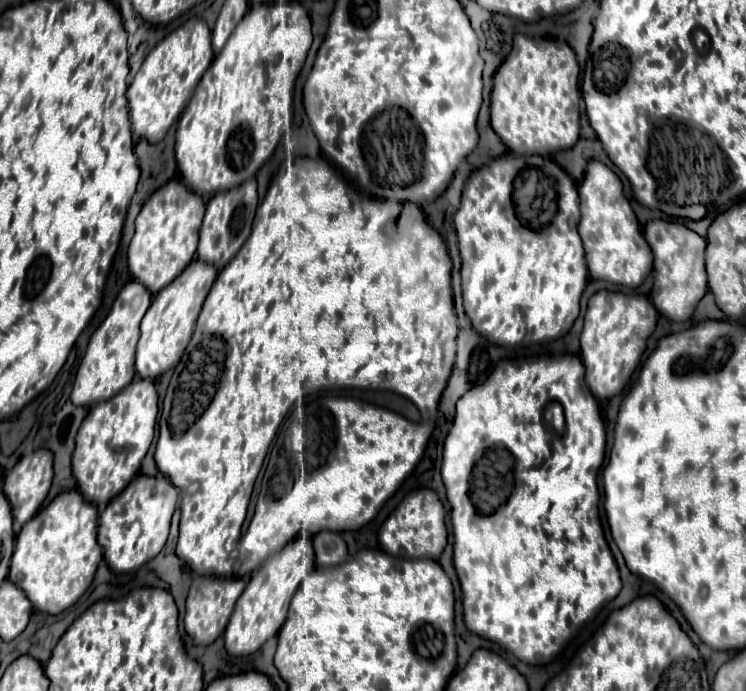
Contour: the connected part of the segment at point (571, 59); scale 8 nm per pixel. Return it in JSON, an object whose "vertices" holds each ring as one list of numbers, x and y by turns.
{"vertices":[[516,35,512,37,512,53,508,55,508,61,504,61,504,65,500,65,500,73,496,73,494,77,494,87,492,87,492,101,490,101,490,121,494,131,500,135,500,139,504,141,504,145,516,153,516,155,526,155,526,153,556,153,558,149,570,149,578,137,580,137,580,91,578,91,578,77,580,77,580,67,576,61,576,55,572,51,570,45,566,45,566,41,560,39,560,43,556,43,554,39,540,39,540,37,524,37,524,35]]}

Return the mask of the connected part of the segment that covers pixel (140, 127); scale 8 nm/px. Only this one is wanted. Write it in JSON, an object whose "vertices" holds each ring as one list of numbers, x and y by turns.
{"vertices":[[192,17,184,25,174,29,146,55,140,71,134,75,128,87,130,121,136,137,158,143,166,135,168,127,180,117,182,109,192,97,194,87,212,63,212,57,214,53,210,43,210,27,198,17]]}

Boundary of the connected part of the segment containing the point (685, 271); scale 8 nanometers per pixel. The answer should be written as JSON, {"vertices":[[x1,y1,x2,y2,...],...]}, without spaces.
{"vertices":[[652,219,644,227,644,237,654,253,652,271,652,293,654,307,674,321,682,321,692,315,696,303,706,293,706,271,704,271,704,247,706,241,690,227,682,223,670,223,664,219]]}

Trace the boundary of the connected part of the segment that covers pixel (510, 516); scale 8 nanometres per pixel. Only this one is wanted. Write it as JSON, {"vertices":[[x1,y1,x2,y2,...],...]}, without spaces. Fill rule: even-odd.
{"vertices":[[552,355,552,357,540,357,534,361,516,363,510,359,500,361,500,365,492,371,492,377,484,381,484,385,476,385,476,389,470,389,460,397,456,405,456,417,454,425,444,441,444,463,442,463,442,481,446,485,446,495,452,505,450,519,452,519,452,531,454,531,454,567,462,585,462,605,464,605,464,621,466,627,498,645,502,645,506,651,512,651,520,661,530,665,544,665,550,663,552,657,570,641,574,631,592,619,600,607,614,599,622,587,618,567,614,563,612,551,604,539,600,515,598,515,598,469,604,459,604,447,606,447,606,431,602,413,598,407,598,401,588,393,588,387,584,385,584,365,576,355],[548,403,560,403,564,407,564,431,556,433,552,427,544,423,544,407]]}

